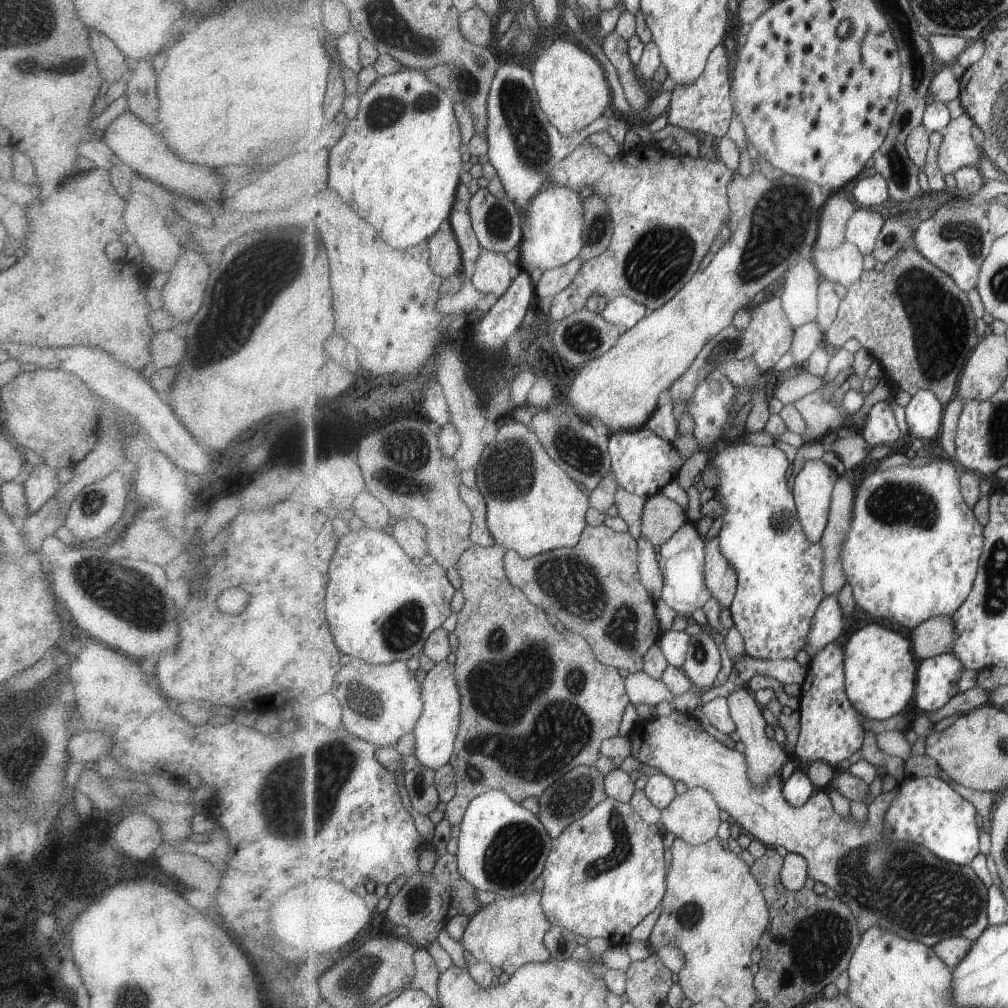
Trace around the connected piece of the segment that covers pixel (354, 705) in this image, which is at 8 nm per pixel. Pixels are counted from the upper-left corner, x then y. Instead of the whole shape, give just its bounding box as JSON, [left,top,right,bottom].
[332,660,425,748]

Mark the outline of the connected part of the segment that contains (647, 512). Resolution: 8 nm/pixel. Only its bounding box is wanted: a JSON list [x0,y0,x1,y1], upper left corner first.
[642,492,689,546]

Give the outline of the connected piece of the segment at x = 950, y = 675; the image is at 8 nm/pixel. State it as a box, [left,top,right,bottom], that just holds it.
[913,653,964,713]

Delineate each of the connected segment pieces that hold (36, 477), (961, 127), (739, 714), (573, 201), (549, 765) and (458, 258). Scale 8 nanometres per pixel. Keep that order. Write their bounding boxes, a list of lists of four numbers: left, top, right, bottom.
[[22,463,60,514],[938,111,984,174],[728,686,791,787],[522,185,585,269],[445,544,631,826],[428,220,462,279]]

